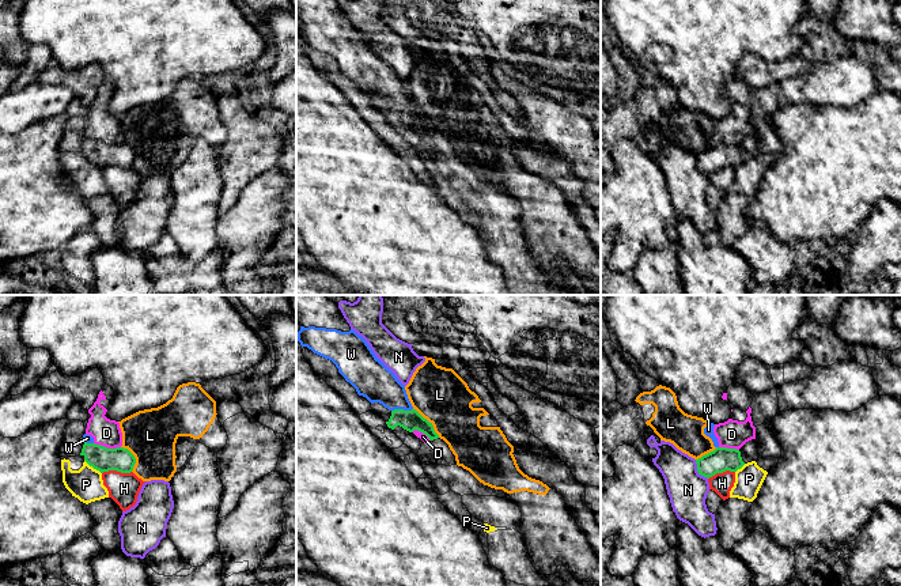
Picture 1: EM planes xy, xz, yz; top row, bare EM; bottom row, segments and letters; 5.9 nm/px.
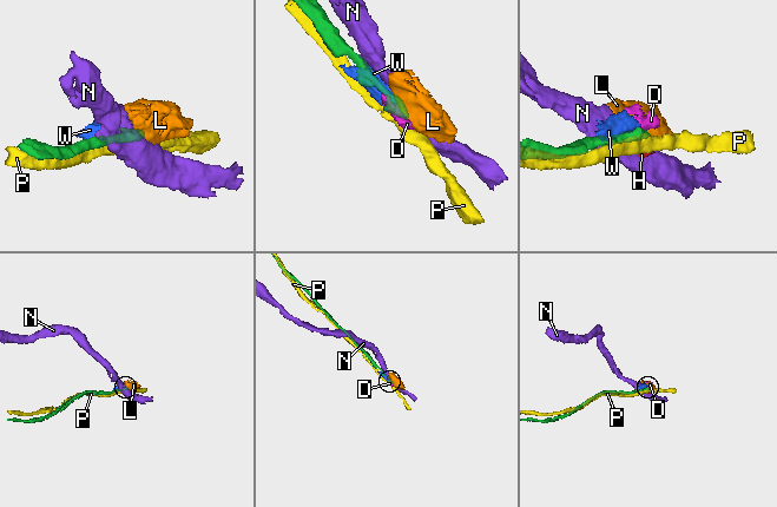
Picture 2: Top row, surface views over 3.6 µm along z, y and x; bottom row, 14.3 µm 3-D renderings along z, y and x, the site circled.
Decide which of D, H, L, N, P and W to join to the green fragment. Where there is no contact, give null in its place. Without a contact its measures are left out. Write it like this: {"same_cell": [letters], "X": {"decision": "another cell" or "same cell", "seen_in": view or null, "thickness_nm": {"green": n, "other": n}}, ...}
{"same_cell": [], "D": {"decision": "another cell", "seen_in": "xy", "thickness_nm": {"green": 140, "other": 160}}, "H": {"decision": "another cell", "seen_in": "xy", "thickness_nm": {"green": 140, "other": 180}}, "L": {"decision": "another cell", "seen_in": "xz", "thickness_nm": {"green": 120, "other": 320}}, "N": {"decision": "another cell", "seen_in": "yz", "thickness_nm": {"green": 140, "other": 240}}, "P": {"decision": "another cell", "seen_in": "xy", "thickness_nm": {"green": 140, "other": 200}}, "W": {"decision": "another cell", "seen_in": "xz", "thickness_nm": {"green": 120, "other": 220}}}

